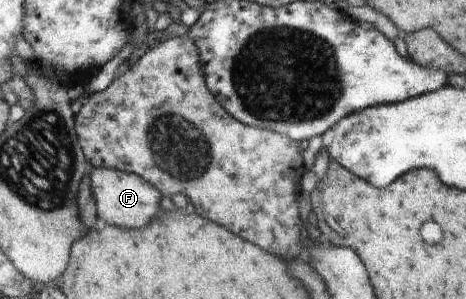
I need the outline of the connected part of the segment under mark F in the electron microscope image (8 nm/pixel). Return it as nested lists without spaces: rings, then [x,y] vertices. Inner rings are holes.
[[[94,167],[89,169],[88,175],[91,177],[92,191],[96,197],[96,212],[100,223],[123,228],[143,228],[157,216],[162,194],[160,189],[149,184],[144,177],[115,168]]]

